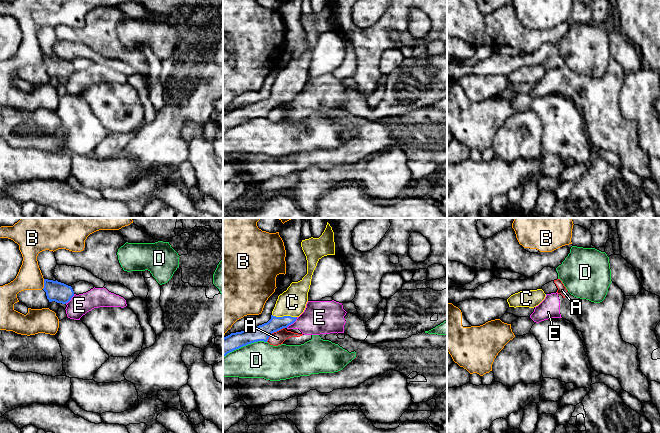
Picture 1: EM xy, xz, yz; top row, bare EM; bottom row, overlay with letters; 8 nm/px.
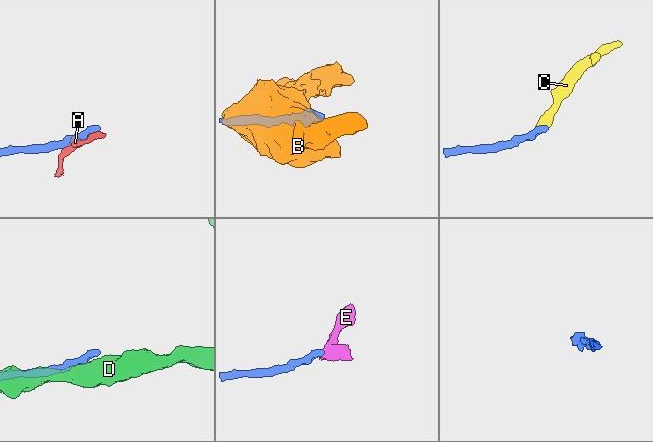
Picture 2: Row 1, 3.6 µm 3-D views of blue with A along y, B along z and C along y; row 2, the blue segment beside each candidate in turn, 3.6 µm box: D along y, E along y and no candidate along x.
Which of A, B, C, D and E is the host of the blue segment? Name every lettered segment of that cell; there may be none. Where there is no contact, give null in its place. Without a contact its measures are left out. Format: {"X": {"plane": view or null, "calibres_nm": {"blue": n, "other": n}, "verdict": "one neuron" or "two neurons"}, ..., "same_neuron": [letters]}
{"A": {"plane": "xz", "calibres_nm": {"blue": 130, "other": 110}, "verdict": "two neurons"}, "B": {"plane": "xy", "calibres_nm": {"blue": 160, "other": 200}, "verdict": "two neurons"}, "C": {"plane": "xz", "calibres_nm": {"blue": 130, "other": 220}, "verdict": "one neuron"}, "D": {"plane": "xz", "calibres_nm": {"blue": 140, "other": 280}, "verdict": "two neurons"}, "E": {"plane": "xz", "calibres_nm": {"blue": 120, "other": 280}, "verdict": "two neurons"}, "same_neuron": ["C"]}

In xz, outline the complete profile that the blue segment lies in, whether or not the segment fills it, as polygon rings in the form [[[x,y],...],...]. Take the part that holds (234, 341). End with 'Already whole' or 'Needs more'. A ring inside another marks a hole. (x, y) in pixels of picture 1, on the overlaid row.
[[[327,222],[319,238],[302,240],[301,247],[307,260],[307,274],[300,281],[292,282],[287,290],[278,296],[271,319],[267,323],[224,337],[223,357],[248,344],[267,342],[272,333],[287,328],[304,312],[318,261],[324,256],[335,255],[334,232],[330,224]]]. Needs more

